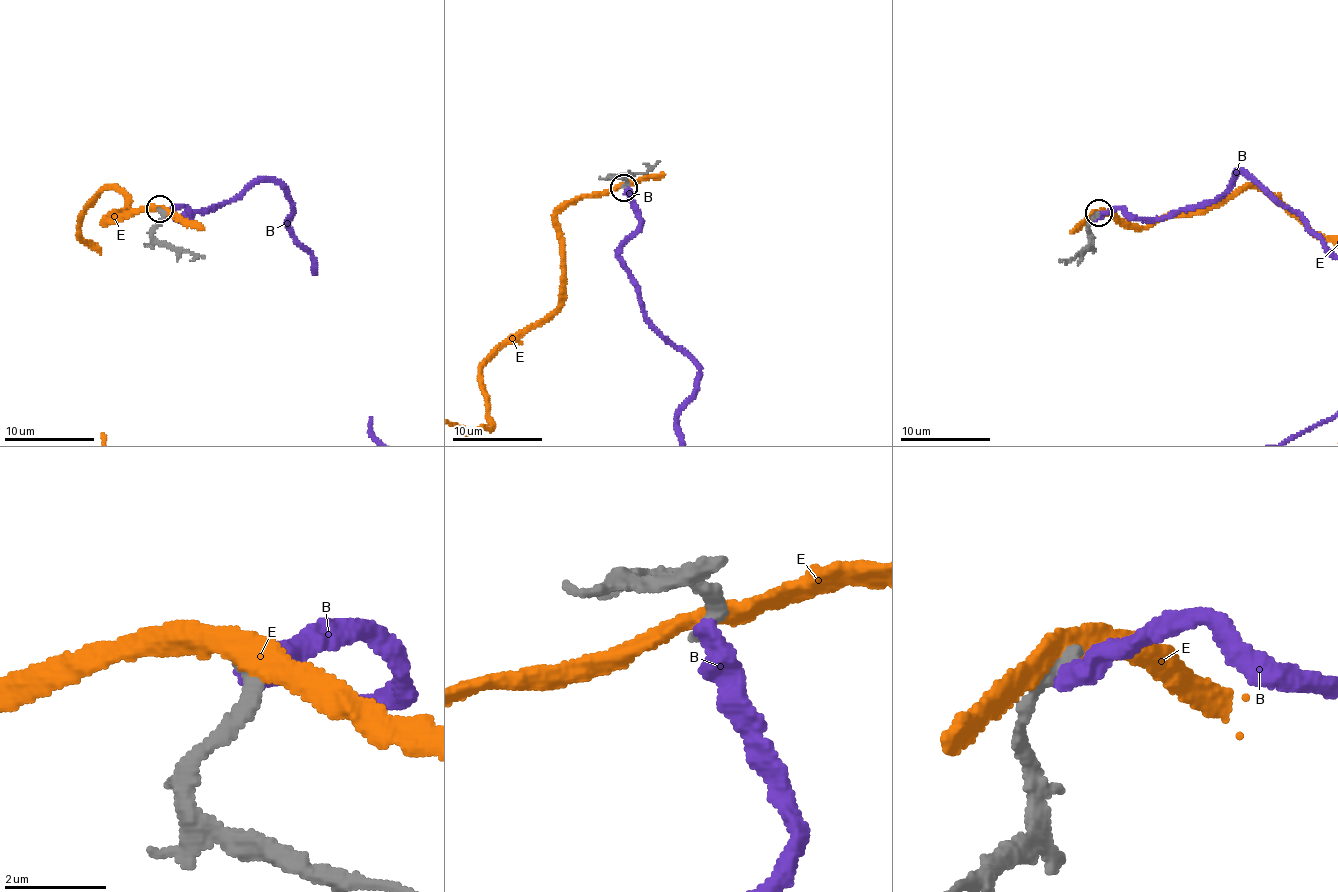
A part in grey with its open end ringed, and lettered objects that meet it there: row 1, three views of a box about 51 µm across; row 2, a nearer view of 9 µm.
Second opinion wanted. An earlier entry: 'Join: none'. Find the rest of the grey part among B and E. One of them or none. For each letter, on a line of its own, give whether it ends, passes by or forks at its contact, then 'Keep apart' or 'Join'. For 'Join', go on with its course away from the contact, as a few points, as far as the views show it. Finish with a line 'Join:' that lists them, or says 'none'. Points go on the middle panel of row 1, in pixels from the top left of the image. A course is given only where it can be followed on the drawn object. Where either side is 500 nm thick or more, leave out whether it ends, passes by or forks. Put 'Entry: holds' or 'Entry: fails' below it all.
B: It ends there. Keep apart
E: It passes by. Keep apart
Join: none
Entry: holds

